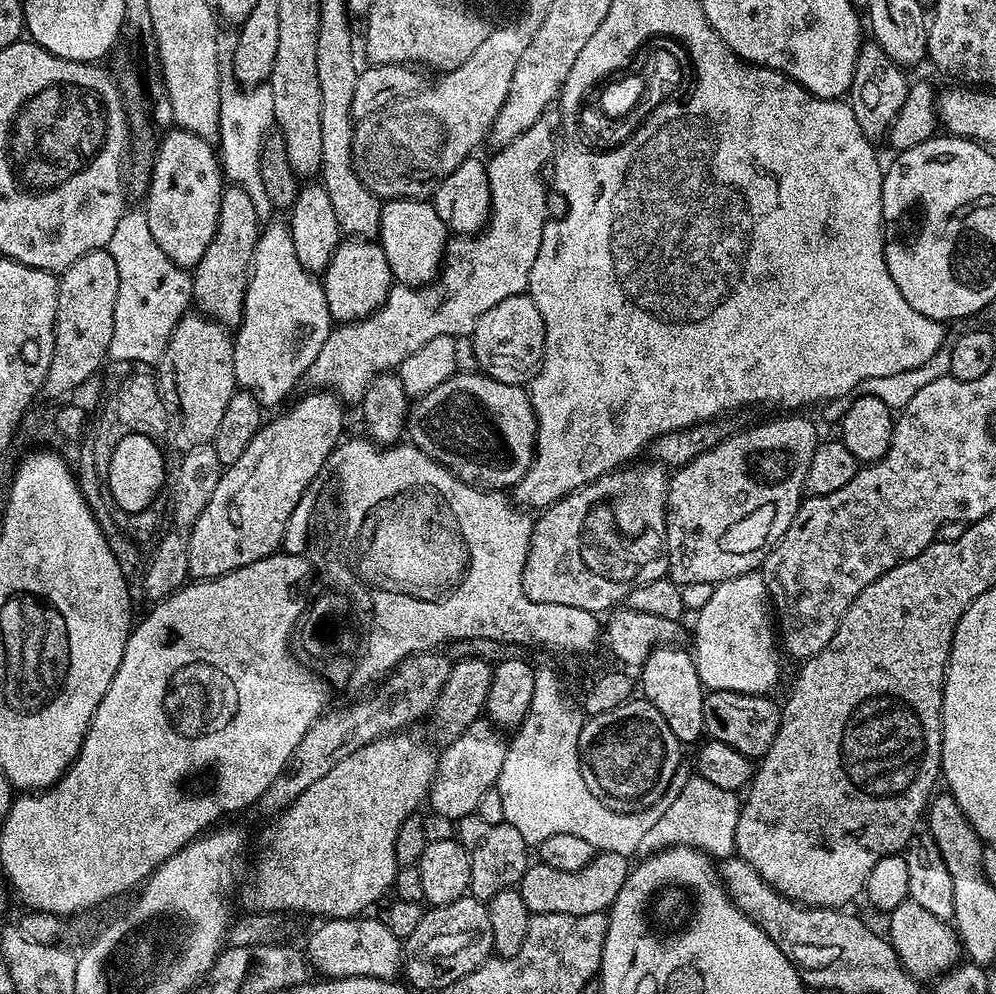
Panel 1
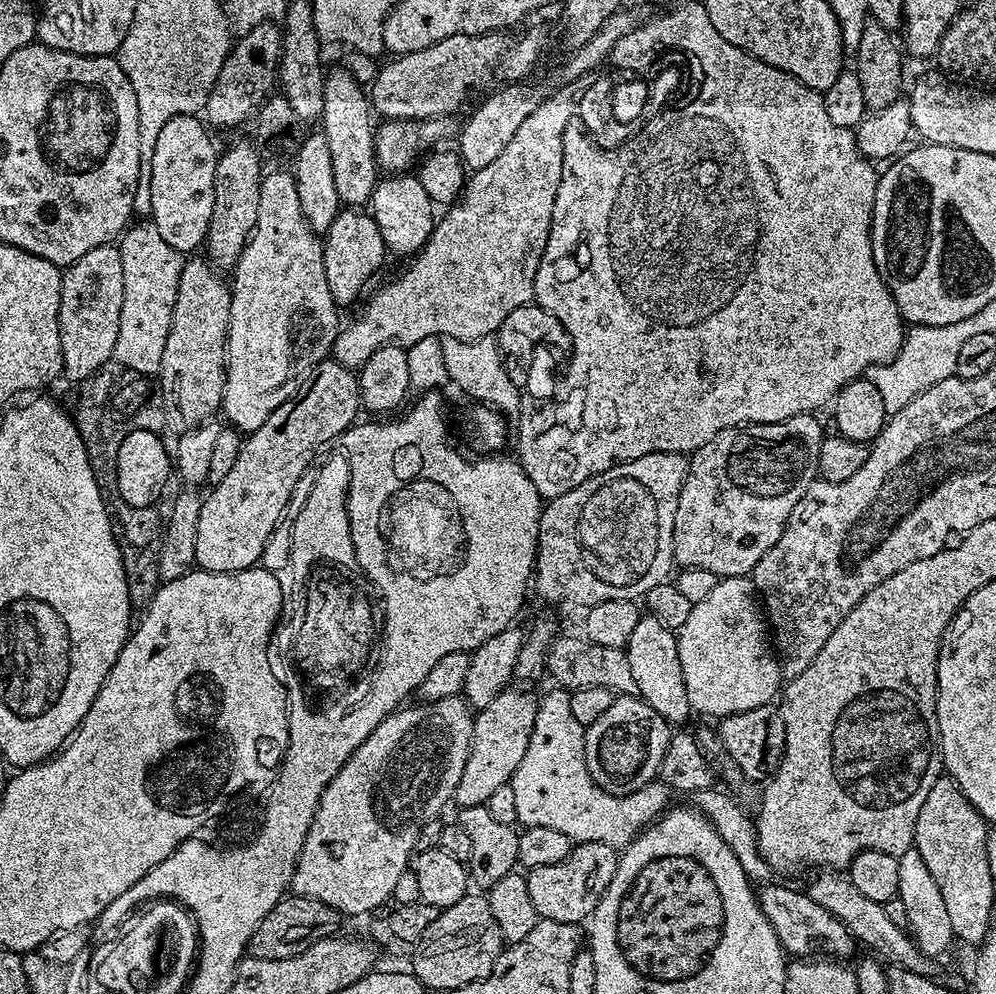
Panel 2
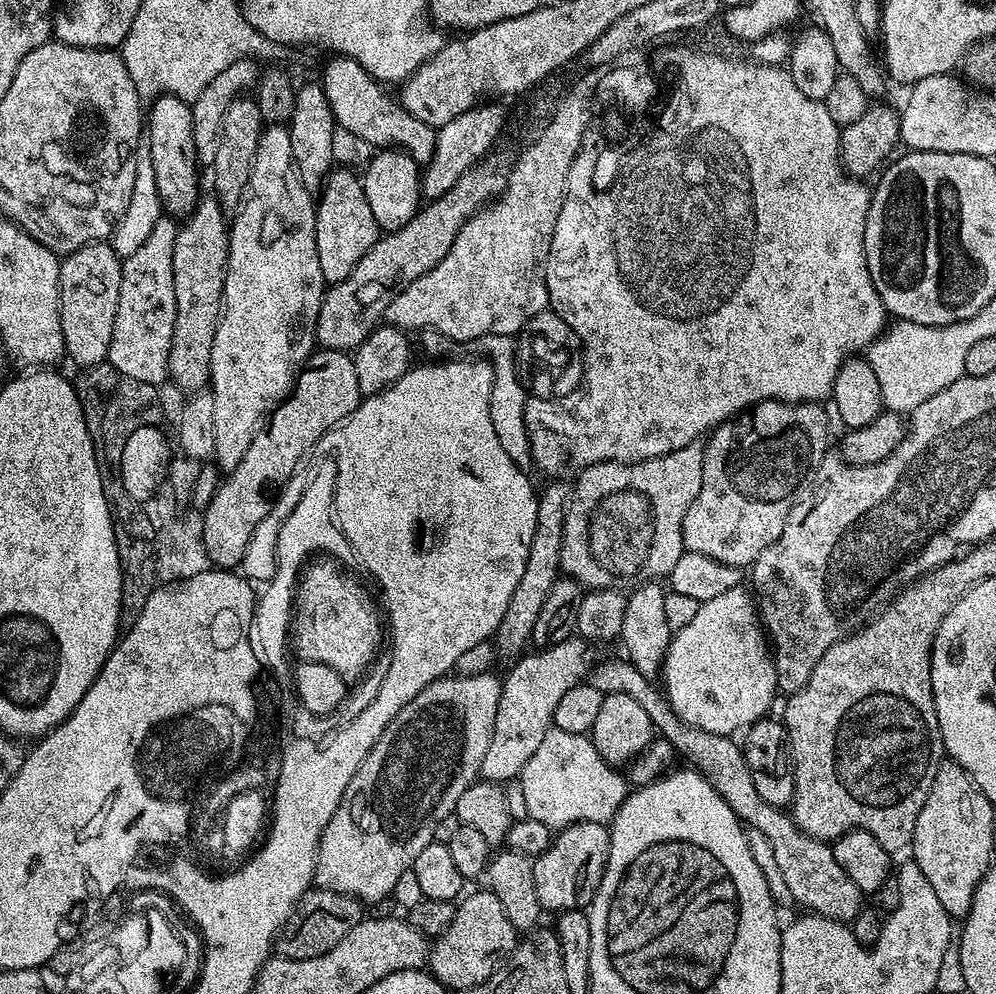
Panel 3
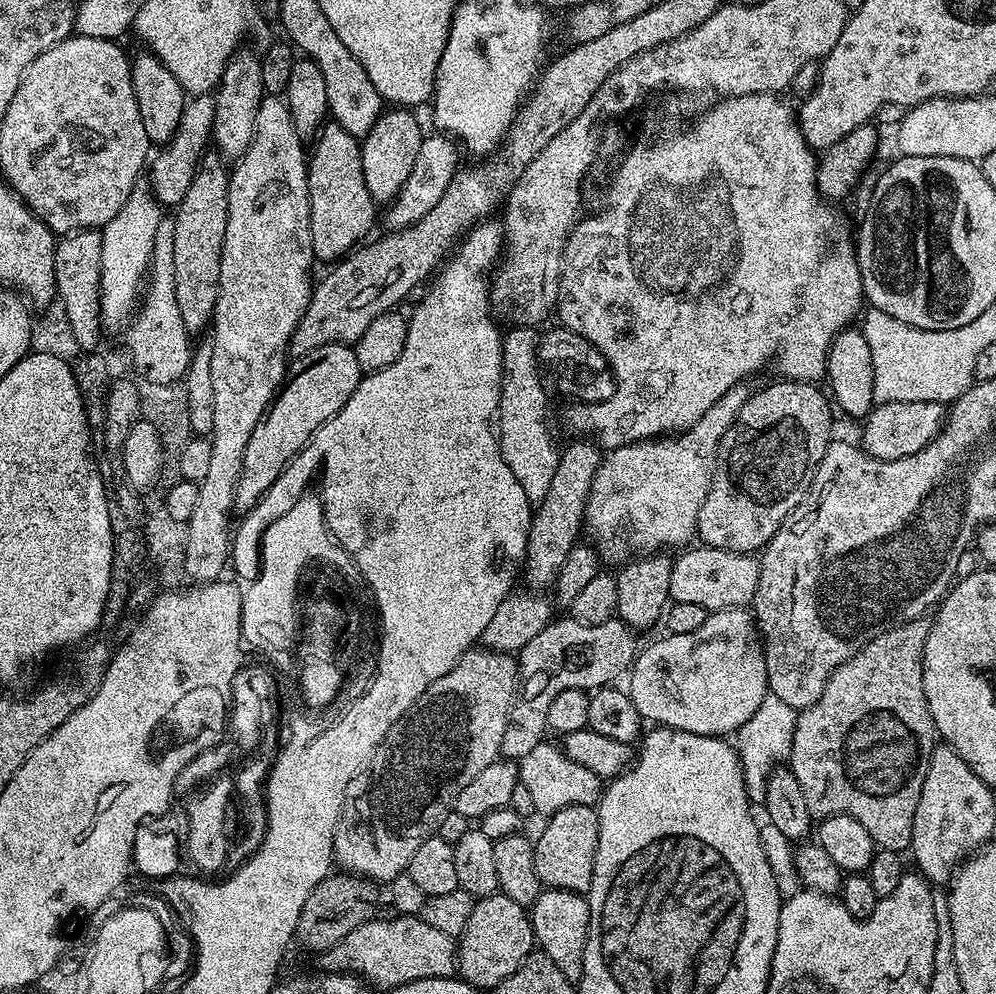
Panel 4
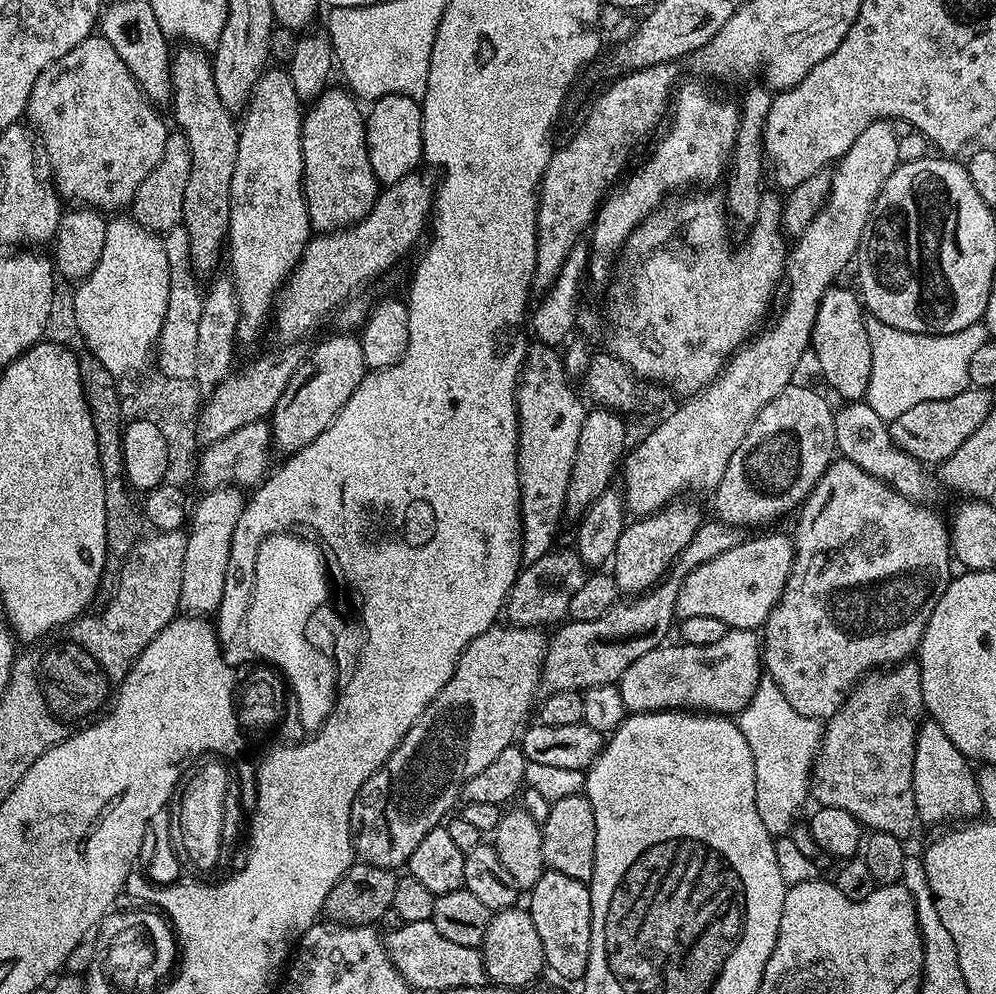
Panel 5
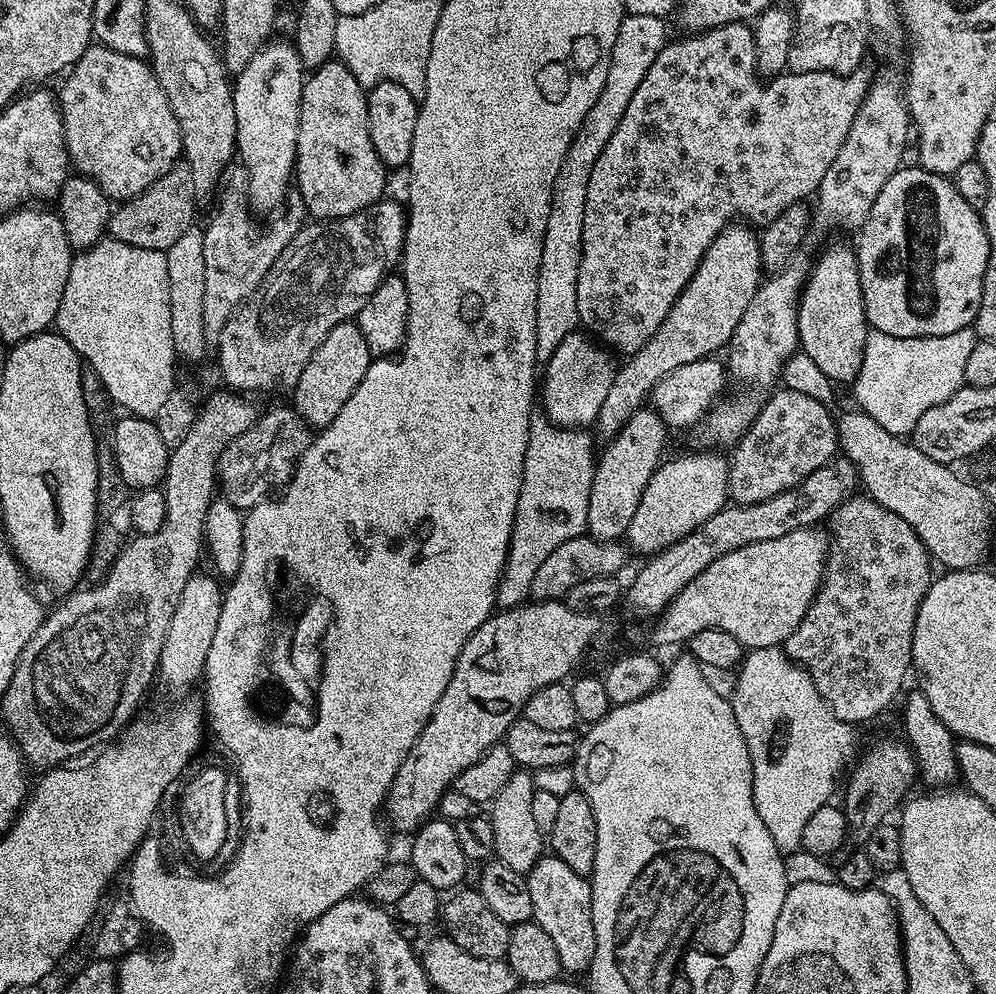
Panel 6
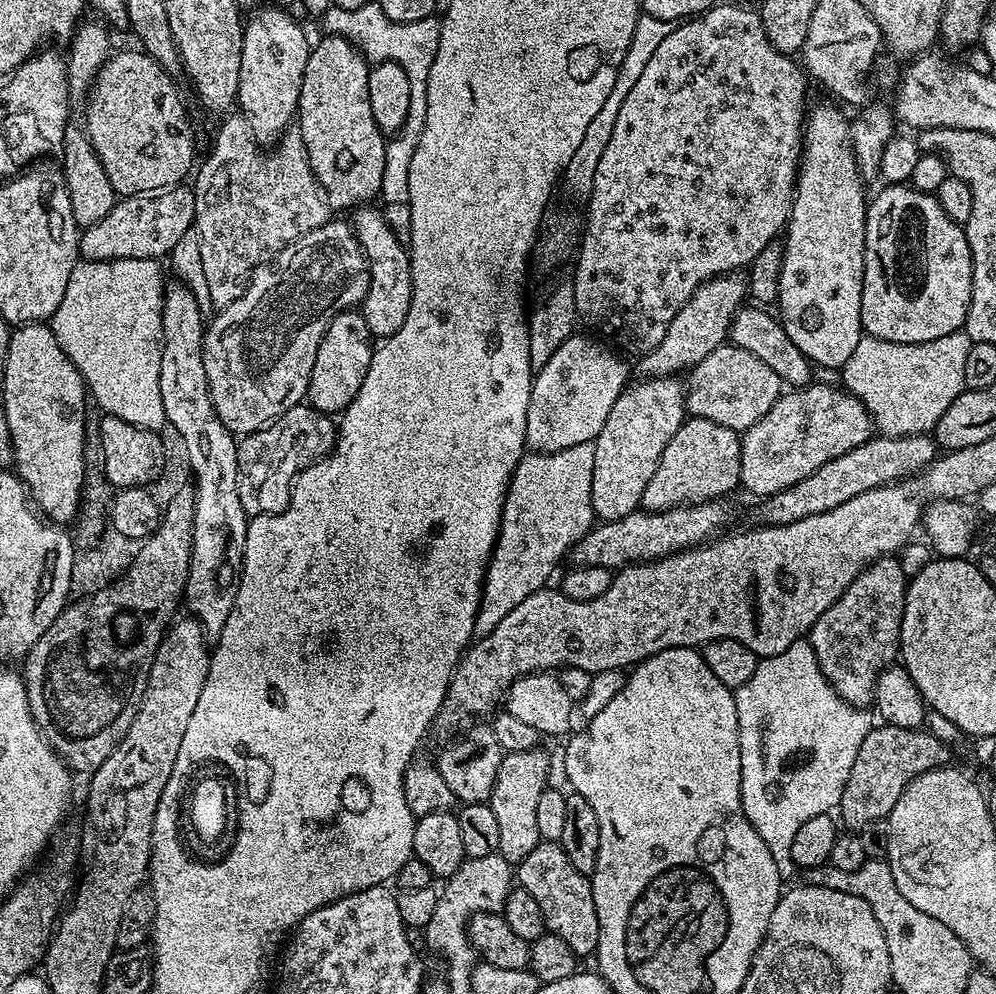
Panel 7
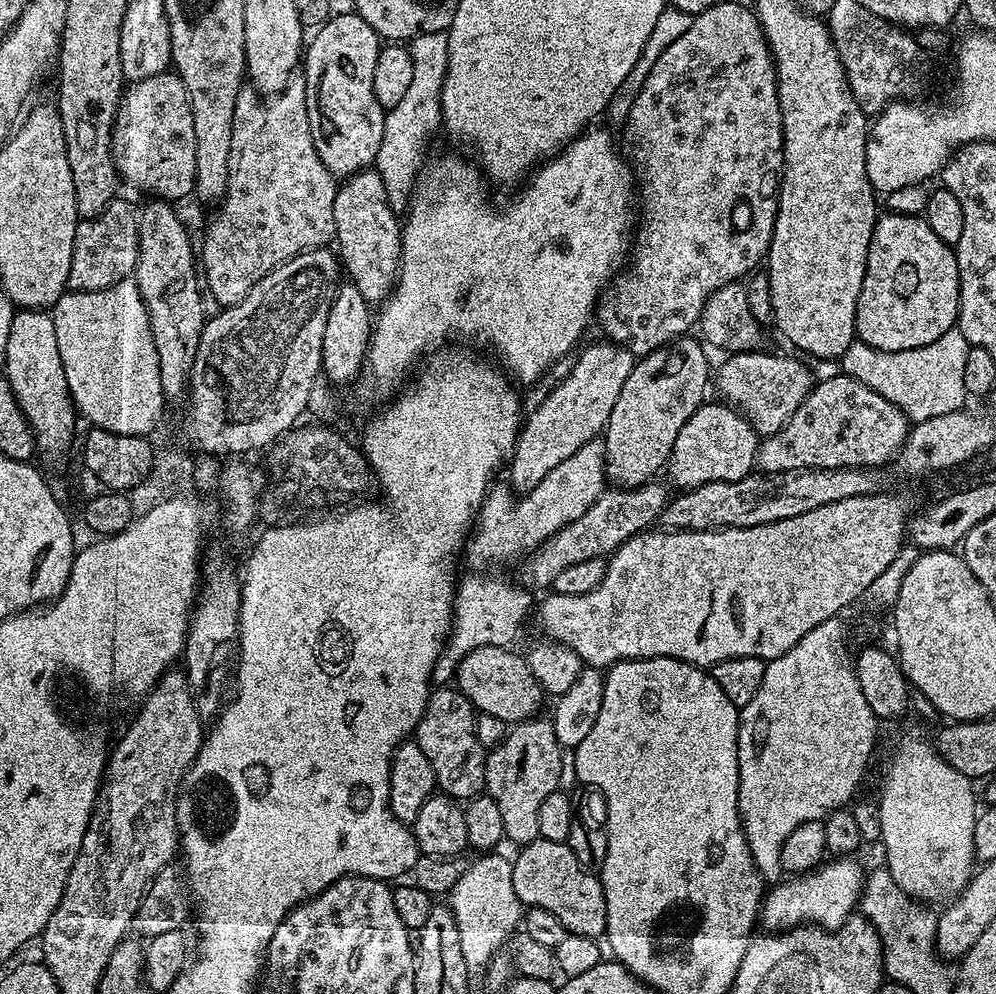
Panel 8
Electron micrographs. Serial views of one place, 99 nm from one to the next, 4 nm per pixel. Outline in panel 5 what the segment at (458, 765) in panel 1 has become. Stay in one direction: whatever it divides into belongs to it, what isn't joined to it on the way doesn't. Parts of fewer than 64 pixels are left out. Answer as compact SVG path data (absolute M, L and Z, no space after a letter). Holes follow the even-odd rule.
M719 518L705 519L696 537L688 543L686 550L678 554L668 570L668 575L660 583L655 584L647 592L633 595L629 604L618 602L602 618L593 620L569 619L561 623L551 633L548 641L548 653L544 656L544 669L540 672L541 693L557 692L567 688L583 690L594 686L616 684L642 654L650 654L650 650L661 647L669 639L668 631L673 631L677 619L676 603L678 590L682 590L682 582L694 569L702 566L718 554L726 550L734 550L742 542L741 529L733 524L726 524Z

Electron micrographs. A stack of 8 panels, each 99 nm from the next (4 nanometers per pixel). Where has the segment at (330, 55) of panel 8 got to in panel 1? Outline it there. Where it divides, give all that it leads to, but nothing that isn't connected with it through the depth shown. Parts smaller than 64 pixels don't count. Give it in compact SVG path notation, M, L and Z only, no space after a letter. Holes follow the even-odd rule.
M344 238L334 250L330 262L324 267L322 283L326 294L326 306L330 310L333 321L341 324L349 324L352 320L361 320L376 312L382 306L382 302L388 297L394 283L394 277L390 270L390 262L386 262L386 254L379 243L372 238Z

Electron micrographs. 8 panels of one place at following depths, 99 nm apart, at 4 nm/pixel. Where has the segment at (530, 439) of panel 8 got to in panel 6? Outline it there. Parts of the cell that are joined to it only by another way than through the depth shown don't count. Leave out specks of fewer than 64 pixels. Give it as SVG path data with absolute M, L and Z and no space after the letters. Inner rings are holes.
M582 332L572 333L562 340L546 362L546 374L544 376L543 373L540 388L544 414L553 424L584 428L595 423L615 376L614 364L611 364L607 354L599 343Z

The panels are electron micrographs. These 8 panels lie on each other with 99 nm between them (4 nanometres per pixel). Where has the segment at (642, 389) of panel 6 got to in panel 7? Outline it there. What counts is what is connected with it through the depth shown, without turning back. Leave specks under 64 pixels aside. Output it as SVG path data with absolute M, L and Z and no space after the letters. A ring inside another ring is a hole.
M739 271L725 272L723 276L716 276L713 280L707 280L674 314L674 322L666 330L666 338L654 346L644 356L639 357L640 376L651 378L654 376L676 376L679 368L691 369L698 362L706 358L714 350L718 350L720 344L728 340L728 331L737 310L745 303L748 296L748 281Z

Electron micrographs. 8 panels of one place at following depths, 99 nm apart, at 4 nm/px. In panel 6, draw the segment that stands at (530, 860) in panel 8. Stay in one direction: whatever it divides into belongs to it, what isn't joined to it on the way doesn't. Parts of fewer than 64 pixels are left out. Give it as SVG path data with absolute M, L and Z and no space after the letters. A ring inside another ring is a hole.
M551 854L541 856L540 861L526 874L530 902L532 903L532 920L554 942L558 949L558 962L567 972L587 973L594 962L594 918L592 917L592 886L585 877L574 874L562 858Z

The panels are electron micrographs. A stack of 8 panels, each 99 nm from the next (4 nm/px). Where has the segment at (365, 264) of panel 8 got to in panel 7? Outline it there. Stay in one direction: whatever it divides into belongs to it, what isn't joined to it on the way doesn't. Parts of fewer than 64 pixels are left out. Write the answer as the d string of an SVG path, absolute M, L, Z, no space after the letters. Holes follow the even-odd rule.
M361 206L351 213L350 227L360 249L364 251L368 269L368 289L362 301L362 311L366 318L366 326L373 338L383 338L398 334L402 330L402 322L406 322L406 314L412 301L412 271L408 261L407 247L396 237L388 220L376 206Z

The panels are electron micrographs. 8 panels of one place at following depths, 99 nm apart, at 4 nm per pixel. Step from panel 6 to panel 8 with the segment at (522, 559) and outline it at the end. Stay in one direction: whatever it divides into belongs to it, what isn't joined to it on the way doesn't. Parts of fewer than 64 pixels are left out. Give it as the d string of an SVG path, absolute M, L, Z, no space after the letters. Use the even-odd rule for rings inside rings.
M597 438L586 442L564 462L550 470L533 489L519 497L517 504L512 501L511 491L503 492L493 487L484 497L474 531L468 537L466 556L472 559L476 568L483 564L504 564L507 560L519 561L534 551L543 540L550 538L550 534L562 530L574 522L574 518L582 518L582 514L594 506L604 491L604 441ZM476 572L459 581L456 590L456 607L452 618L452 631L448 633L448 643L438 654L432 671L432 684L448 686L453 683L456 667L474 650L482 646L507 648L520 630L520 623L528 614L532 600L529 589L519 583L511 584L500 576L487 576Z

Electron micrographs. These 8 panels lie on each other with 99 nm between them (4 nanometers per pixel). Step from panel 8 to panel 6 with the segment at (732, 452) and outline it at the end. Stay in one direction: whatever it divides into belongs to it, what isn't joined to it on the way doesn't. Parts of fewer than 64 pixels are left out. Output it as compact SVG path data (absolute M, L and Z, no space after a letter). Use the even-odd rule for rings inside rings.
M684 452L673 460L665 459L660 467L650 478L646 490L642 490L642 502L638 502L638 511L630 521L626 544L633 553L648 552L644 554L655 554L668 548L674 542L686 538L706 518L714 518L718 510L726 507L730 500L728 490L728 466L730 460L727 455L719 456L716 452Z

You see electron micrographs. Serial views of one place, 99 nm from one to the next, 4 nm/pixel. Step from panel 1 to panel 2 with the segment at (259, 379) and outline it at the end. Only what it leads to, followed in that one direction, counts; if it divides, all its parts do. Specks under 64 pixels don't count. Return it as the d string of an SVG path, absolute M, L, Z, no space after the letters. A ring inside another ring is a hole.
M291 171L272 172L263 177L260 181L260 197L258 198L258 222L252 231L252 237L248 239L248 244L242 250L238 258L234 271L230 276L230 291L232 301L230 302L230 322L228 323L228 369L226 370L226 386L224 387L224 403L222 405L222 416L225 416L227 423L241 434L247 434L258 430L282 402L286 402L300 389L302 383L312 369L323 360L329 359L332 344L336 340L336 334L342 327L342 321L338 313L338 305L330 294L330 286L326 286L326 266L324 265L324 245L317 233L306 222L302 214L302 206L298 202L298 186L292 176Z

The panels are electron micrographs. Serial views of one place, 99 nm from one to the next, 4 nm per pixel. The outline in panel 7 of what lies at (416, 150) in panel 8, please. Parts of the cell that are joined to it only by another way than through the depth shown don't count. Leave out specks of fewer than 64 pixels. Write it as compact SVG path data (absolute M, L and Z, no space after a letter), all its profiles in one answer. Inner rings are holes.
M366 2L354 10L342 10L335 6L327 8L322 17L324 32L330 36L341 36L353 44L372 64L398 62L402 70L406 70L406 78L410 78L410 114L406 114L406 122L385 143L386 166L382 166L382 186L379 199L388 204L407 205L410 194L410 158L414 158L414 150L418 146L418 138L422 134L422 126L426 126L426 82L430 78L430 66L434 66L434 54L438 54L438 38L440 37L440 20L437 17L422 18L418 22L399 24L380 9L379 3Z

